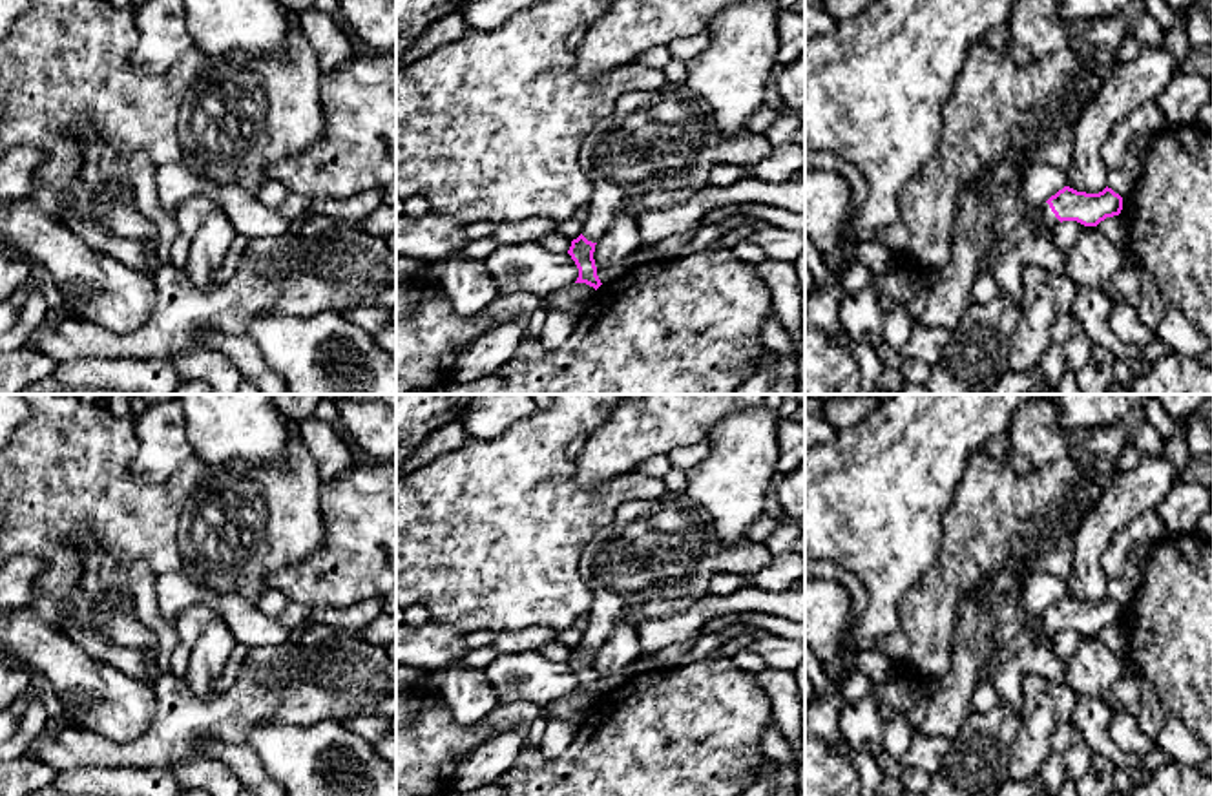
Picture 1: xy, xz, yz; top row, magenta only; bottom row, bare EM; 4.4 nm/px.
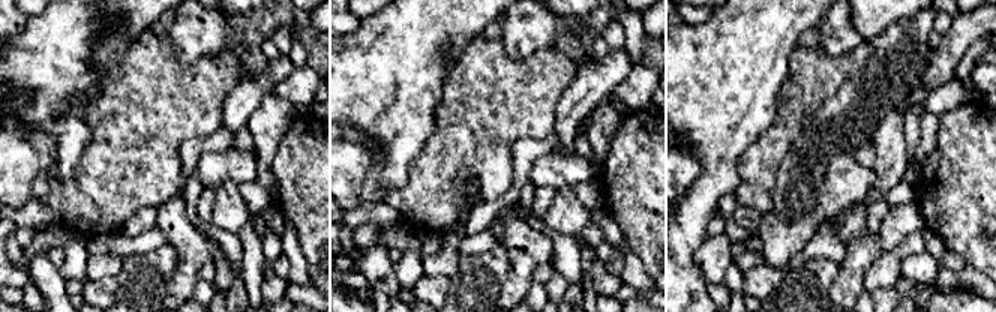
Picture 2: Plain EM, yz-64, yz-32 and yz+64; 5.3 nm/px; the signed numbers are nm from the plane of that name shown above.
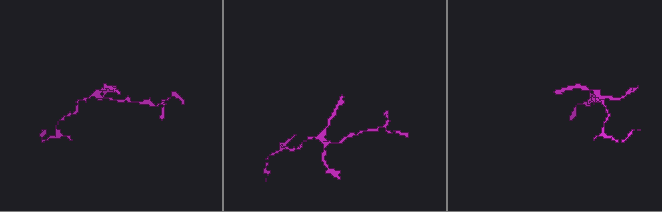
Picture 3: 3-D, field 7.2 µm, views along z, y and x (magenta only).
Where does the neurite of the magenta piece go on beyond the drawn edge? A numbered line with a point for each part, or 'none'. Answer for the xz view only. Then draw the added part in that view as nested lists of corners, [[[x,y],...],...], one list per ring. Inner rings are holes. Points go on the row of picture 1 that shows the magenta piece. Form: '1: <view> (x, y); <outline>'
1: xz (656, 150); [[[666,84],[653,91],[624,93],[611,115],[599,119],[580,146],[580,166],[591,181],[591,199],[582,236],[597,243],[619,214],[644,215],[684,204],[710,179],[717,164],[756,166],[772,152],[772,142],[750,130],[723,135],[708,102],[686,84]]]

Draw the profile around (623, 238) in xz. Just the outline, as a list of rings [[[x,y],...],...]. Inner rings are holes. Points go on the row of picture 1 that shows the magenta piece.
[[[619,214],[608,232],[595,245],[595,263],[619,265],[641,248],[639,215]]]

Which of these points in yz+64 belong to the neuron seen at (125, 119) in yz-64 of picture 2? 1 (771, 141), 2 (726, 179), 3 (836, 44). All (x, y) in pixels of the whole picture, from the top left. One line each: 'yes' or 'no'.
1: yes
2: no
3: no

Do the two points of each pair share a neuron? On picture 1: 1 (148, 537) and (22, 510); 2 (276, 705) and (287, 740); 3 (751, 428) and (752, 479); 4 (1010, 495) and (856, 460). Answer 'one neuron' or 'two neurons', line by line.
1: one neuron
2: two neurons
3: one neuron
4: two neurons

